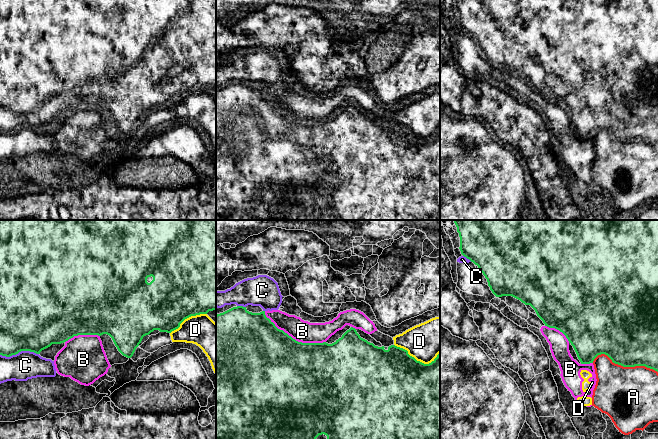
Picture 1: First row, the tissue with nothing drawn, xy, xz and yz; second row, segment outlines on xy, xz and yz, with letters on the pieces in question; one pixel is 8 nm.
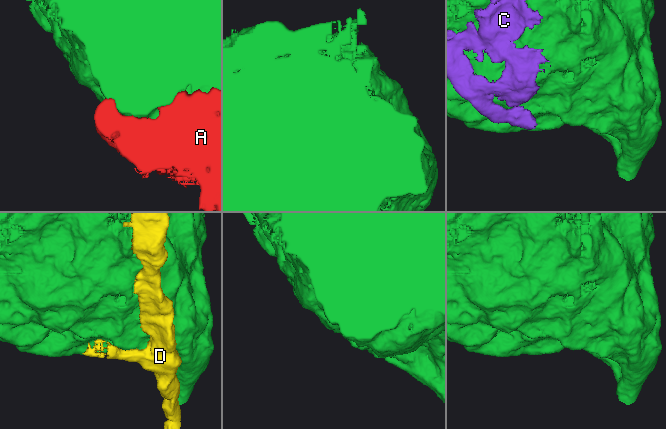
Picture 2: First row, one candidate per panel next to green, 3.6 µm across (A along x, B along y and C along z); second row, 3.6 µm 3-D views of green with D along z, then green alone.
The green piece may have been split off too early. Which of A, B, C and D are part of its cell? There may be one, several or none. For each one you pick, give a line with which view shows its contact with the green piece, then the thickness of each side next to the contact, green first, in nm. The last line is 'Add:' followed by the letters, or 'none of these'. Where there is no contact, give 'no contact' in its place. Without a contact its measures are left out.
Add: none of these

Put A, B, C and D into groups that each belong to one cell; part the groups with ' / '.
A / B C D

